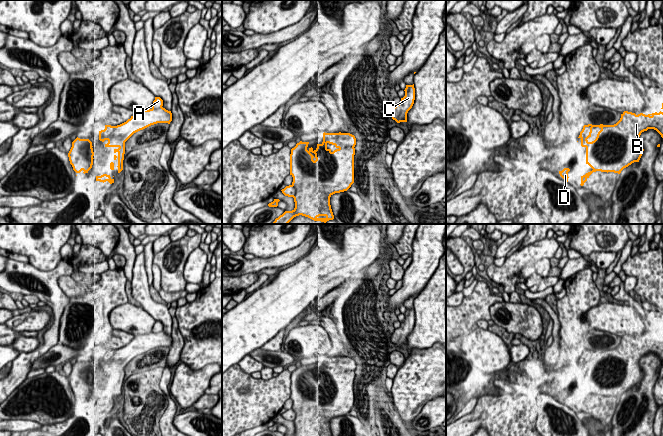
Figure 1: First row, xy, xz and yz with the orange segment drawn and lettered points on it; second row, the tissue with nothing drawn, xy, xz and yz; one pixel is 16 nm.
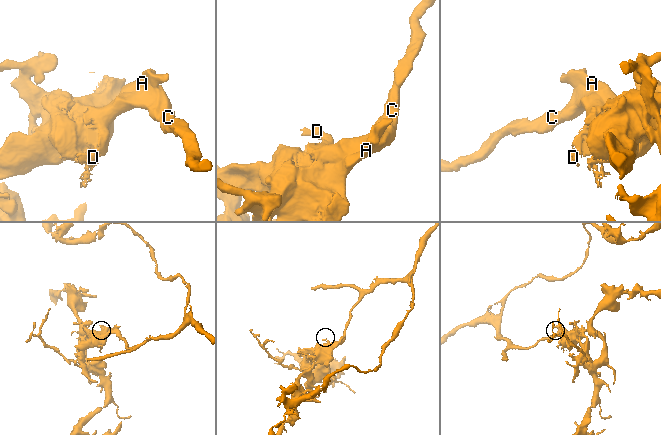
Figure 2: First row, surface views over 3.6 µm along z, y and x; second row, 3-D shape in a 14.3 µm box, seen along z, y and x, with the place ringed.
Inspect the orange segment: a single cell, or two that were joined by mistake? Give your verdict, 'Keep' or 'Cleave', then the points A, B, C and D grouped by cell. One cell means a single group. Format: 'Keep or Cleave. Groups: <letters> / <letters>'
Keep. Groups: A B C D

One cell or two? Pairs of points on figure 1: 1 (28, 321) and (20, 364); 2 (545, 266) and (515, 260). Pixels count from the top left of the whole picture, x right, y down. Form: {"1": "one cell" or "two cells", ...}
{"1": "two cells", "2": "two cells"}

